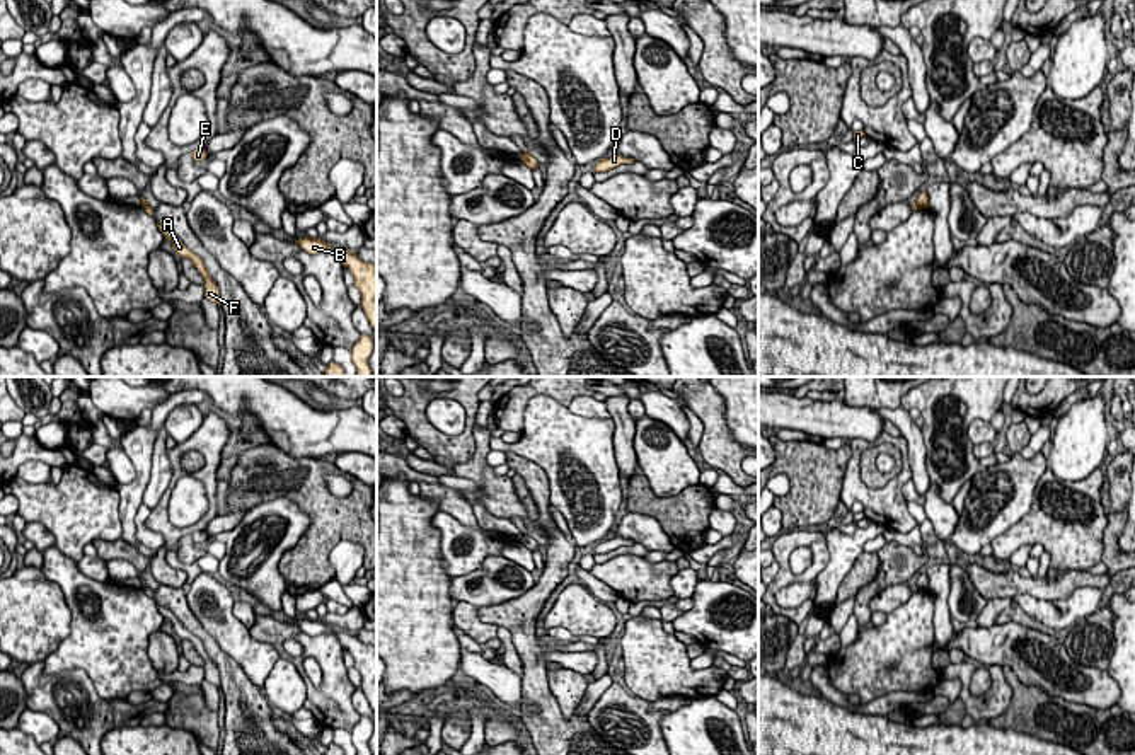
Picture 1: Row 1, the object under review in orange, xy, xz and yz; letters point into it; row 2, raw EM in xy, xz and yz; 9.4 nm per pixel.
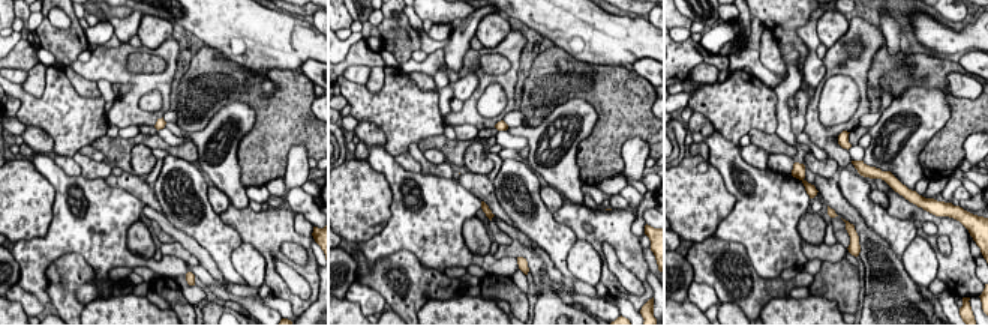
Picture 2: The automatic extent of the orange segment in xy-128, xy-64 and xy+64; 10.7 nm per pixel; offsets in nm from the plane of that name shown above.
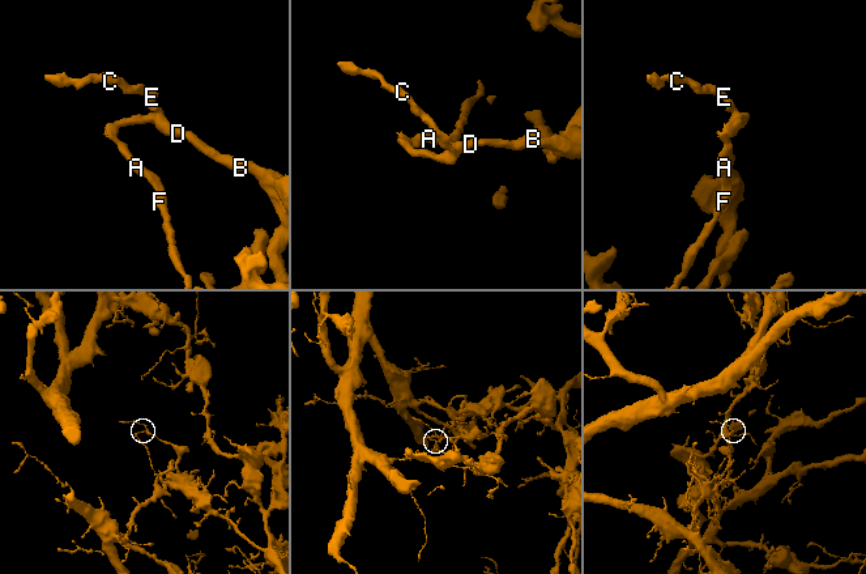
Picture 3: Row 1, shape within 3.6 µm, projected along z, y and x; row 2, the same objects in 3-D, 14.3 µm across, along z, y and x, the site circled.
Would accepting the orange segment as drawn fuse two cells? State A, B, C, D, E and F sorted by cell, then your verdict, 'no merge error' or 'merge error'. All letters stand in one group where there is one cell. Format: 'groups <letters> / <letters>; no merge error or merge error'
groups A F / B C D E; merge error

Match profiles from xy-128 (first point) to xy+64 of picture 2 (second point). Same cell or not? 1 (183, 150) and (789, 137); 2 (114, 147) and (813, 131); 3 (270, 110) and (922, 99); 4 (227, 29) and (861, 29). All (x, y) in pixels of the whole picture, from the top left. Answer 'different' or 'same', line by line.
1: different
2: different
3: different
4: different

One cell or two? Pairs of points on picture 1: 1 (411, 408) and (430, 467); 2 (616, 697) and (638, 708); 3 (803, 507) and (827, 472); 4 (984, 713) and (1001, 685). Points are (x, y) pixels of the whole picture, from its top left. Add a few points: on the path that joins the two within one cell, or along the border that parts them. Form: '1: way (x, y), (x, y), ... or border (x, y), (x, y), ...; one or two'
1: border (435, 461), (452, 469); two
2: way (621, 699), (633, 704); one
3: way (812, 498), (818, 481); one
4: way (989, 706), (999, 692); one

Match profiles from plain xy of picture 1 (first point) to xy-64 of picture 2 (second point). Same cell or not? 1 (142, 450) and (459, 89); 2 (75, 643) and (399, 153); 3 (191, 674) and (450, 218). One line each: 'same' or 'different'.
1: different
2: different
3: different

